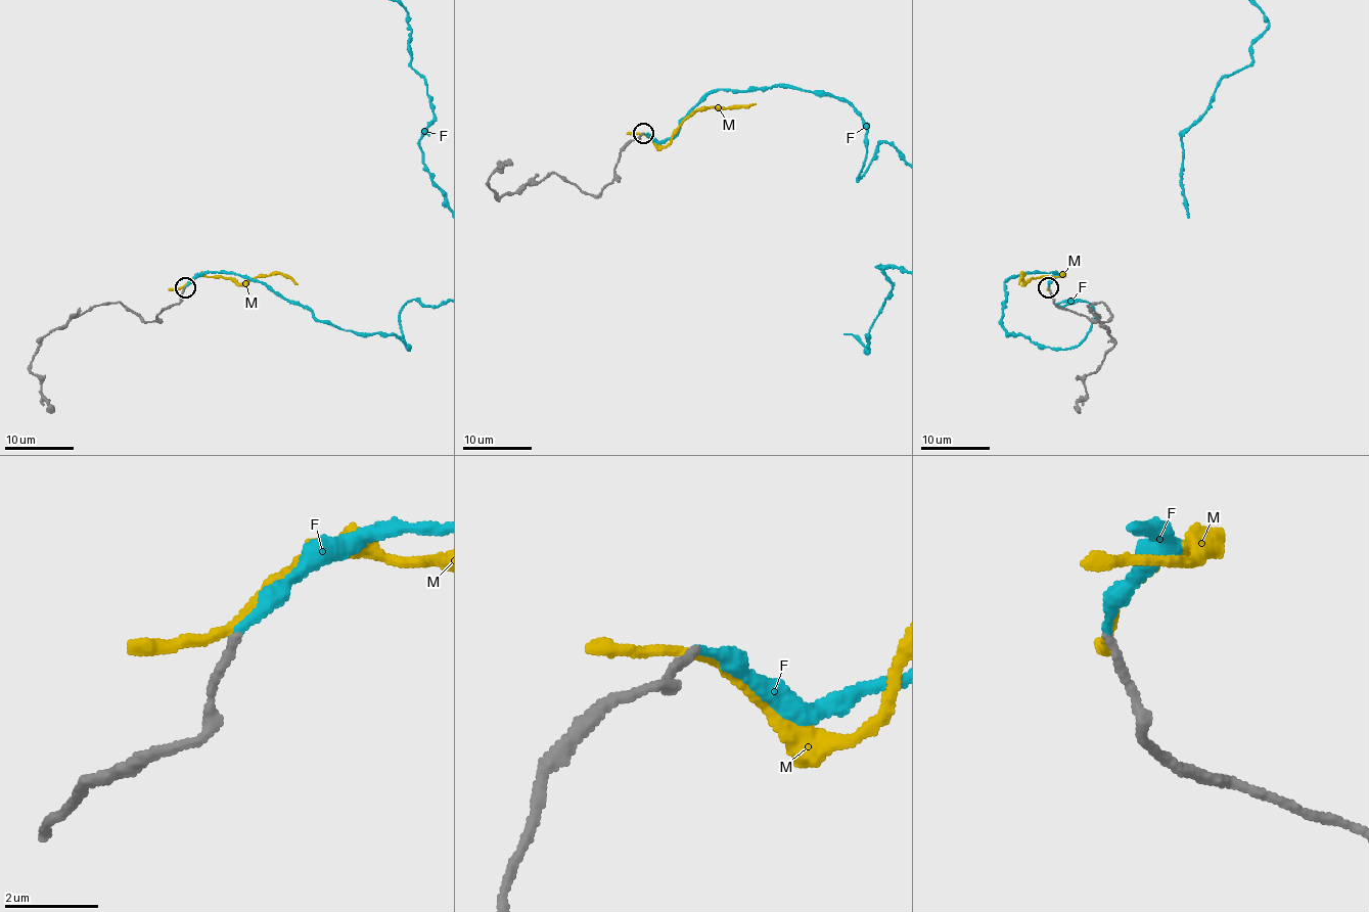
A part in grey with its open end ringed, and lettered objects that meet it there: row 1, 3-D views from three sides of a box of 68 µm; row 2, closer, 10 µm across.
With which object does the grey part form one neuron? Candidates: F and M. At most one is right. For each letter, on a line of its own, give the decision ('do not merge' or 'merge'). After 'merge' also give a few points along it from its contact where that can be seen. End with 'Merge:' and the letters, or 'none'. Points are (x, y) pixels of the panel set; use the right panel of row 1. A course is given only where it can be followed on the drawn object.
F: merge
M: do not merge
Merge: F

